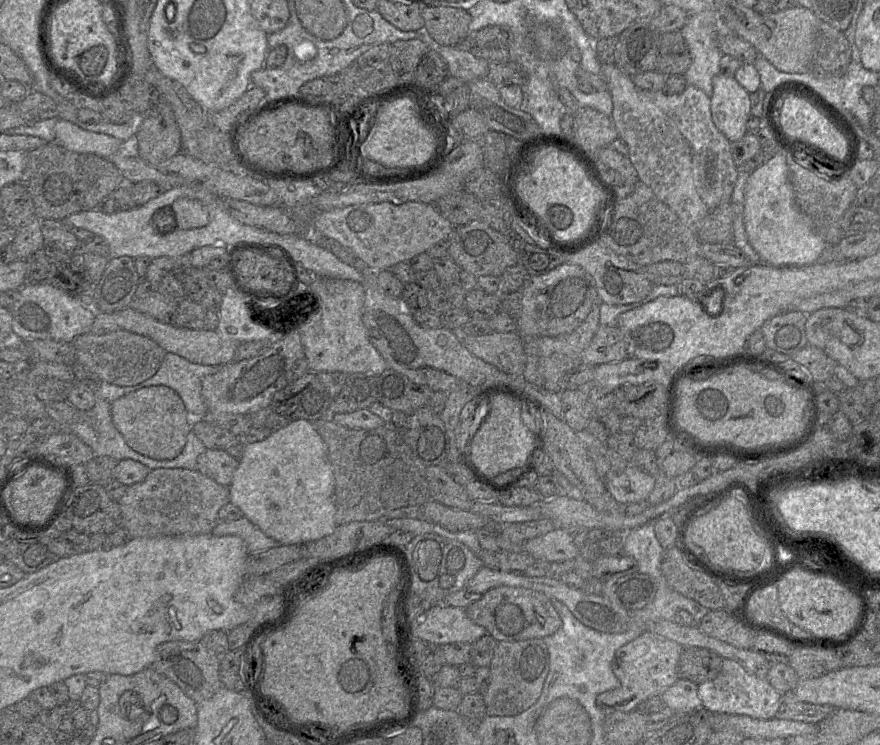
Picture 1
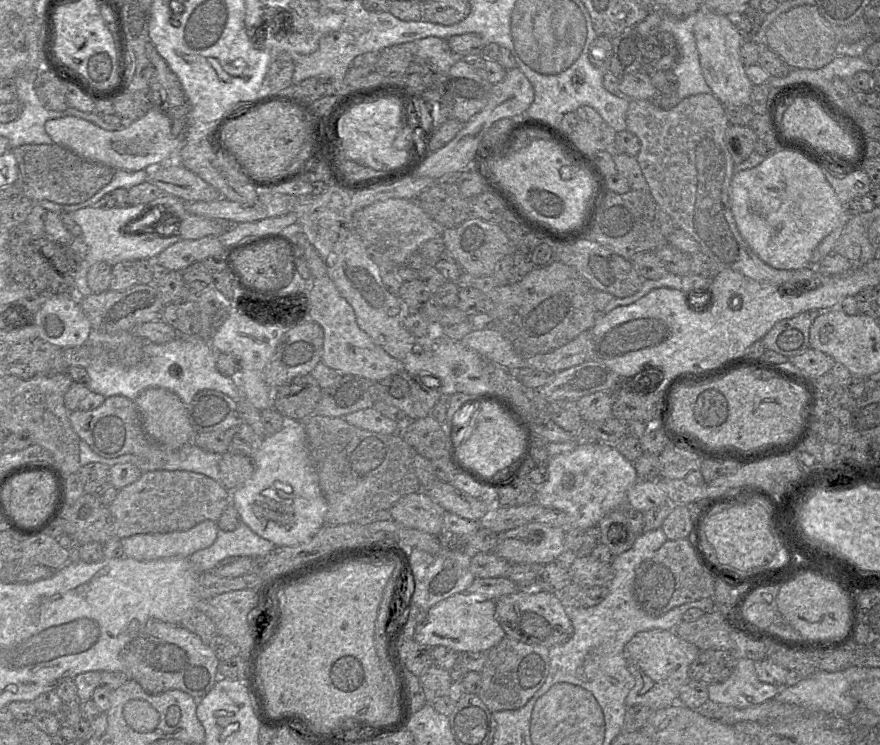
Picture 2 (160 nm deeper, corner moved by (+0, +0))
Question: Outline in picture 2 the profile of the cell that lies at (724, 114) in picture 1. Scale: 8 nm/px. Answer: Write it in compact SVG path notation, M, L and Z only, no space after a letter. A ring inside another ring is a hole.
M705 7L697 13L698 20L694 25L694 36L702 73L712 94L725 108L750 105L754 85L746 75L746 67L740 56L742 36L727 16Z

